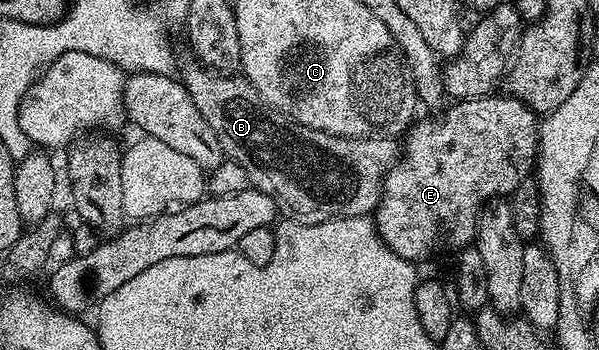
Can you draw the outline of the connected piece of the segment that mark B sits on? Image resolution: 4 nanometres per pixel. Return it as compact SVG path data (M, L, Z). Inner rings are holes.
M193 64L180 70L180 81L190 93L195 108L208 120L208 128L216 132L216 140L220 140L223 155L229 161L240 164L244 172L248 172L251 187L268 196L278 205L279 211L288 216L289 221L315 226L333 218L360 218L373 215L382 198L382 181L386 179L386 171L398 161L400 146L386 136L368 138L345 138L328 132L313 130L307 126L299 126L284 115L275 113L269 104L256 92L254 85L245 76L231 76L226 72L207 70L201 64Z

